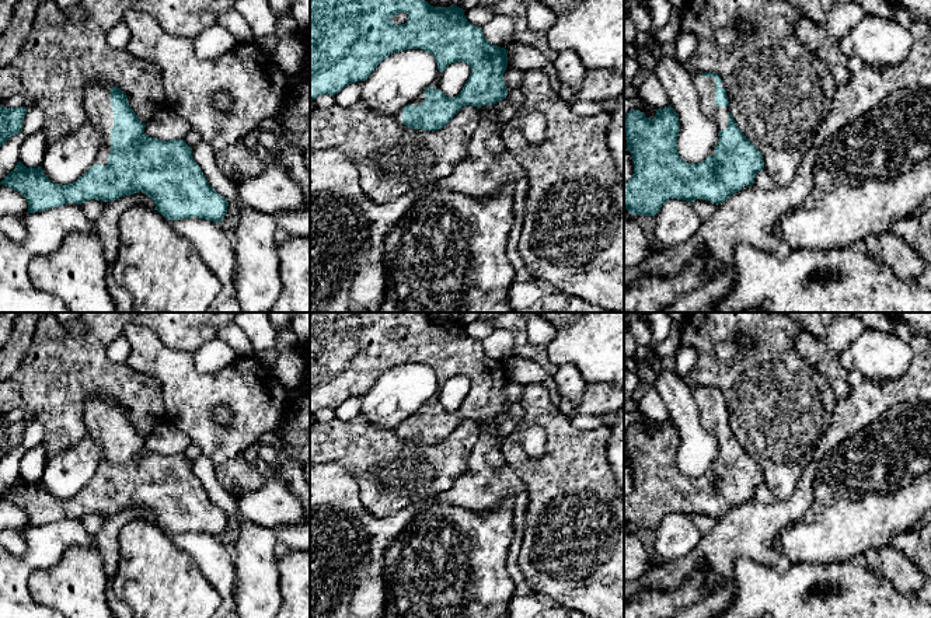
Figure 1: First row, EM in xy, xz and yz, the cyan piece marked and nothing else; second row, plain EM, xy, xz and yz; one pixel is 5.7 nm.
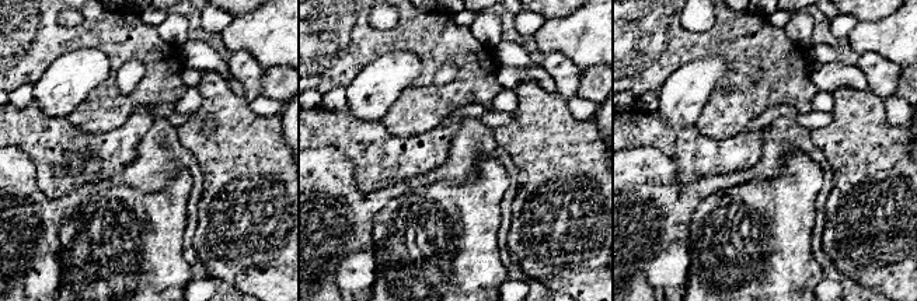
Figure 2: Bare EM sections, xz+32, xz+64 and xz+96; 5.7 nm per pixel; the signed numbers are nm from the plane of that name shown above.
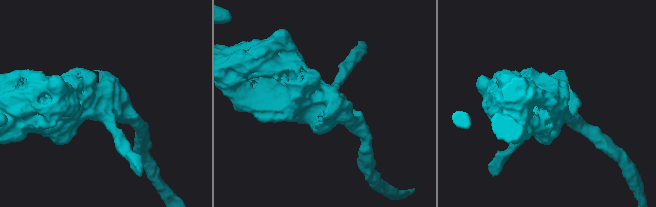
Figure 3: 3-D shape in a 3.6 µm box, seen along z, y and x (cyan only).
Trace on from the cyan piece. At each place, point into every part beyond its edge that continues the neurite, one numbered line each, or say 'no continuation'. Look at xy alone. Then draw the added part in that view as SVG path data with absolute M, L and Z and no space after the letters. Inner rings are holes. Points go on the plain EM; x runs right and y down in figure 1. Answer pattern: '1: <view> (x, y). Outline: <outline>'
1: xy (97, 416). Outline: M90 395L86 401L84 422L87 434L101 447L104 457L95 471L95 478L107 479L111 468L111 443L114 440L114 422L111 420L109 397Z

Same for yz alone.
1: yz (704, 400). Outline: M695 388L693 390L693 398L700 413L701 426L716 436L718 444L726 443L730 425L729 420L715 419L715 392Z

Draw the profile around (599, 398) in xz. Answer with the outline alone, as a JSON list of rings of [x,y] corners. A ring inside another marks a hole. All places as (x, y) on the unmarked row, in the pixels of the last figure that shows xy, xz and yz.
[[[613,383],[587,384],[575,415],[597,415],[618,412],[624,408],[624,390]]]

